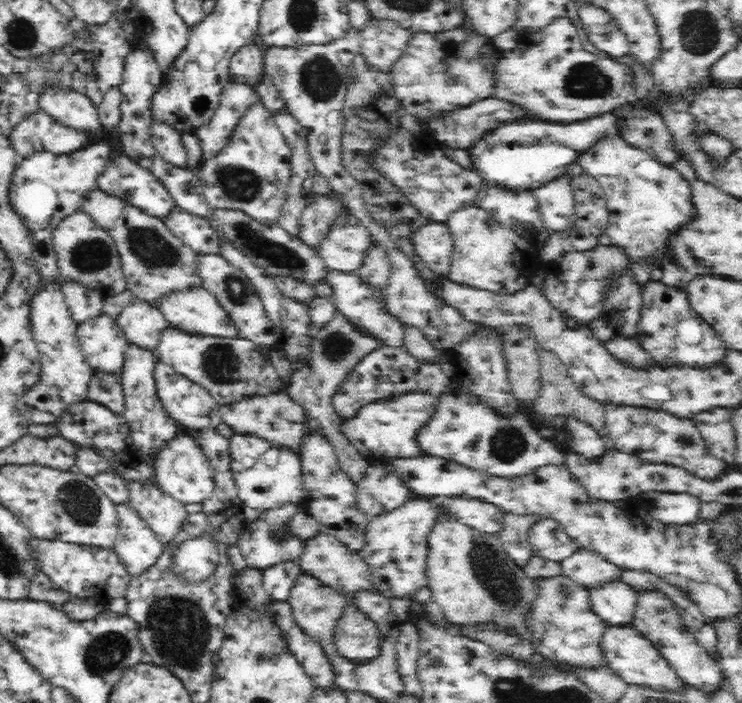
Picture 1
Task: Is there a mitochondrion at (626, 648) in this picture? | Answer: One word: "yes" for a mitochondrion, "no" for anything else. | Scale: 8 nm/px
no

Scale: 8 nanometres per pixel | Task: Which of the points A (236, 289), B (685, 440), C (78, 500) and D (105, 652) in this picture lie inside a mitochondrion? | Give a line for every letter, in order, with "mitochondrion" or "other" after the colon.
A: mitochondrion
B: mitochondrion
C: mitochondrion
D: mitochondrion

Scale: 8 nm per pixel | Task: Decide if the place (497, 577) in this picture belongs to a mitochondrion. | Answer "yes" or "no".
yes

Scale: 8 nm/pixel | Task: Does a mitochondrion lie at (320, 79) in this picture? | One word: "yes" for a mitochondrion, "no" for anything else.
yes

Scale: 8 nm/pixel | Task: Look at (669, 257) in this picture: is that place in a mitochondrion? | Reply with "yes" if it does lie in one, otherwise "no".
no

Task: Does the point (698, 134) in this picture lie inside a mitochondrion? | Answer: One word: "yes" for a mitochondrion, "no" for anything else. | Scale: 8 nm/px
no

